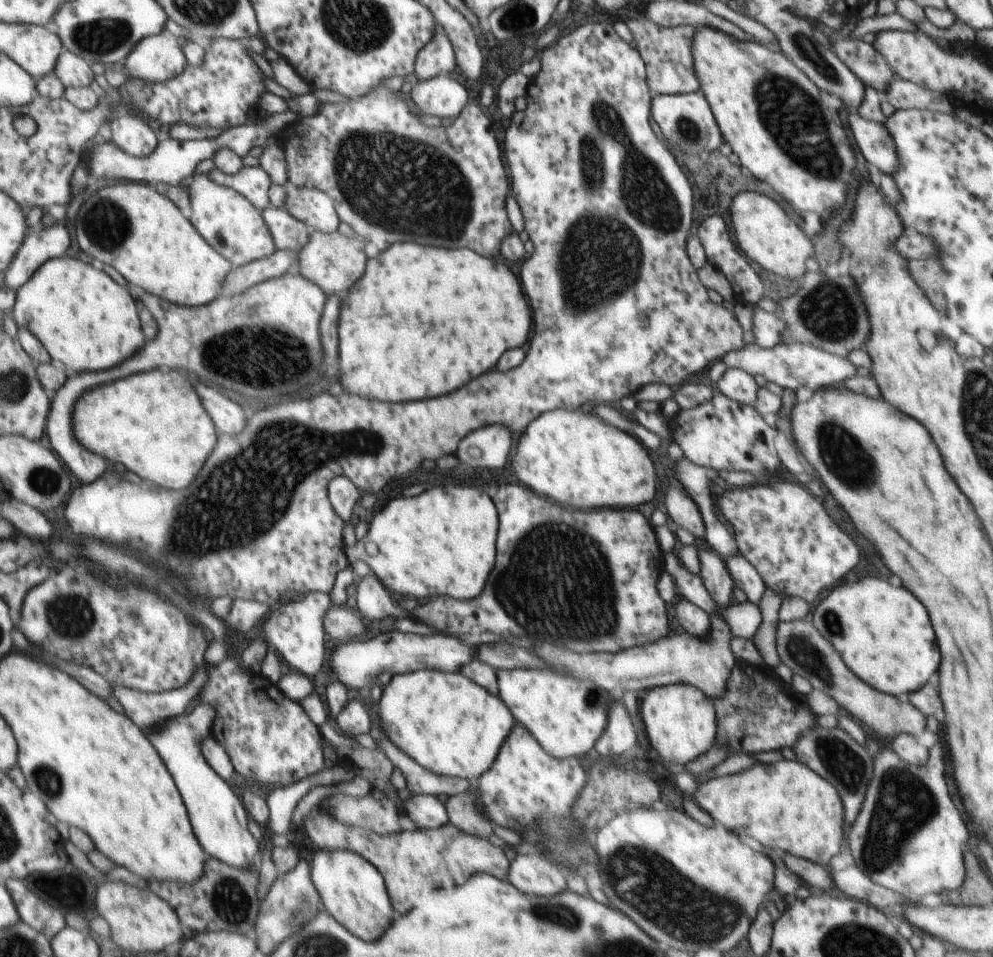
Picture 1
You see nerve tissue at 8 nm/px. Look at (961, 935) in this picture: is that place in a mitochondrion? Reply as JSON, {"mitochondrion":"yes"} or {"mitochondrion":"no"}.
{"mitochondrion":"no"}

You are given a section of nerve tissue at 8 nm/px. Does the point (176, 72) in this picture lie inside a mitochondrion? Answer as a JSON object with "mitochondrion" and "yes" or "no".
{"mitochondrion":"no"}

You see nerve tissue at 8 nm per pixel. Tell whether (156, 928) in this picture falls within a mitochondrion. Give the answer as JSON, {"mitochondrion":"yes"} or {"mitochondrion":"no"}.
{"mitochondrion":"no"}

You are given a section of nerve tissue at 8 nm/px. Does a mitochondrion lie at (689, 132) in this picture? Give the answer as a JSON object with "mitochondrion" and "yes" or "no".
{"mitochondrion":"yes"}

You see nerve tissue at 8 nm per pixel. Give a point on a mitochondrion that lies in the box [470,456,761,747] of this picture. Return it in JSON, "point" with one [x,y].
{"point":[567,569]}

